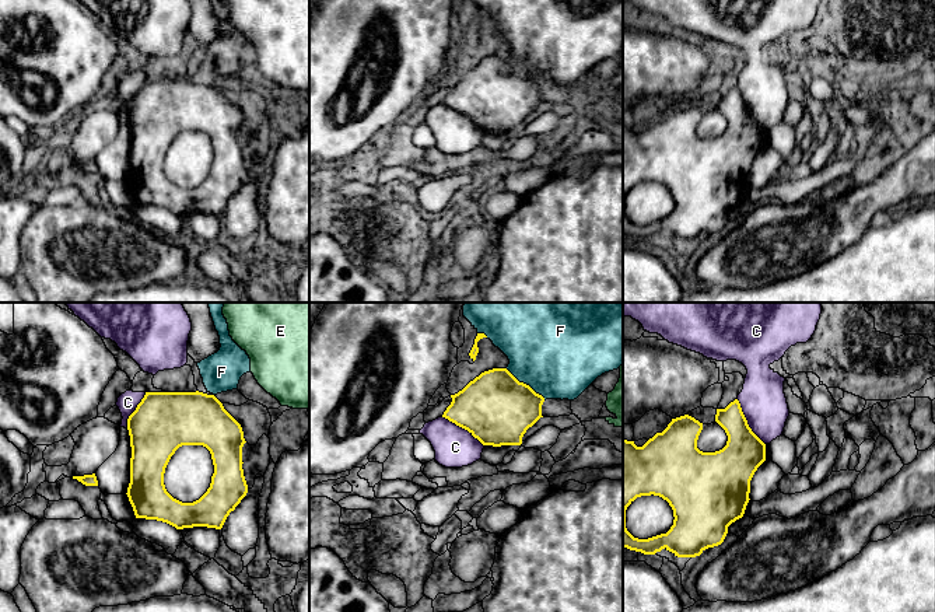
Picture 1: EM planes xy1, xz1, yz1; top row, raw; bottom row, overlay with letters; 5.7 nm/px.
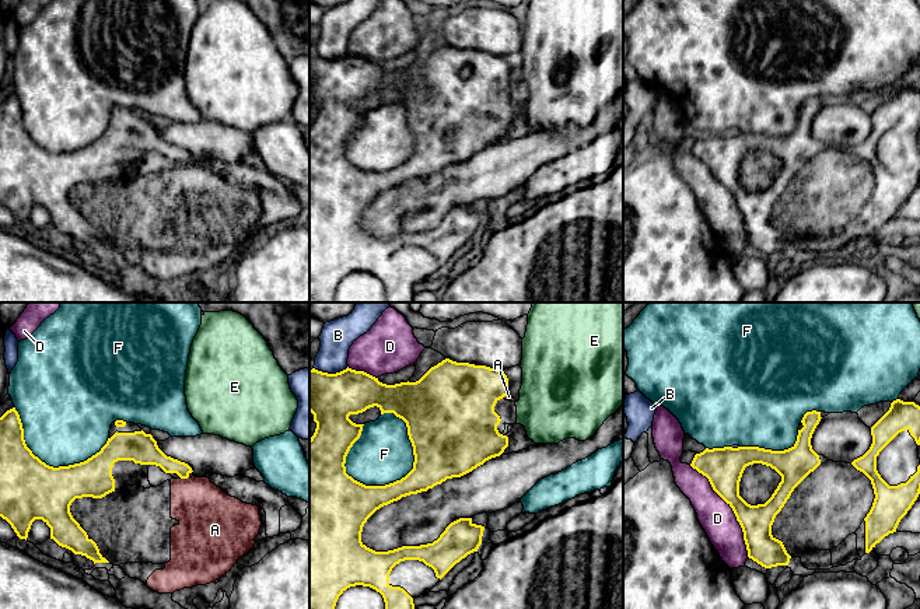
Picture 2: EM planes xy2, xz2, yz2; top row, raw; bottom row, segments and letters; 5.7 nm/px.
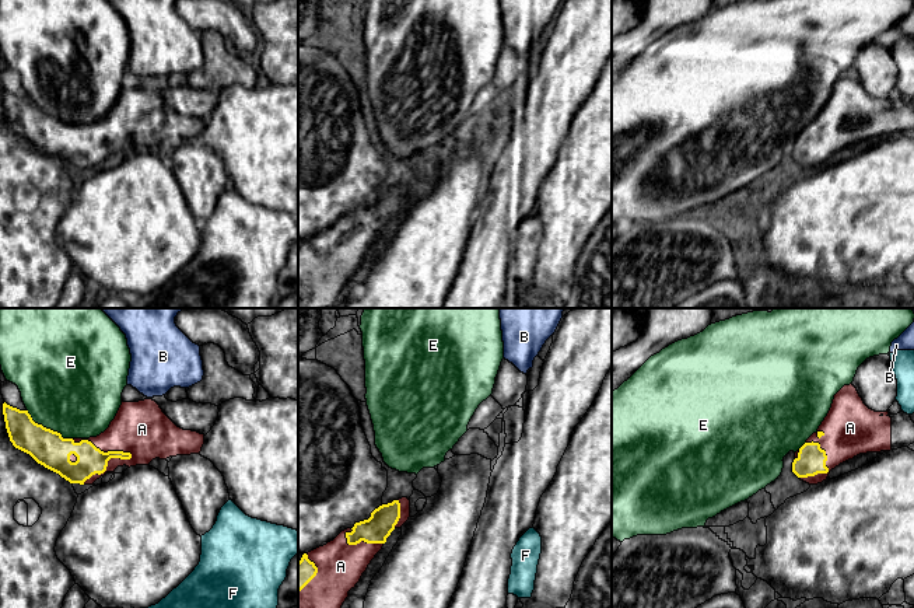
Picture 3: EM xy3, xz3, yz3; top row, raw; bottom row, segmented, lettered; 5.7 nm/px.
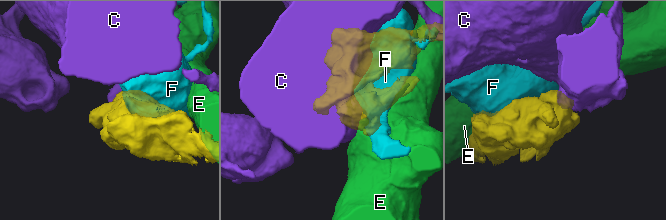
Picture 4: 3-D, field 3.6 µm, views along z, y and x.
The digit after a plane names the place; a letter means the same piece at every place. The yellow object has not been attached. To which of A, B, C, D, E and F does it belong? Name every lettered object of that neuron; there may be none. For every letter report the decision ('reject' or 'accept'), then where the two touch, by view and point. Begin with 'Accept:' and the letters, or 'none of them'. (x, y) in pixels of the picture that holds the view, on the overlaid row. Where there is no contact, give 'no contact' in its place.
Accept: A
A: accept | xy3 (102, 451)
B: reject | xz2 (331, 374)
C: reject | yz1 (746, 422)
D: reject | yz2 (731, 507)
E: reject | xy3 (48, 429)
F: reject | xz2 (413, 462)

